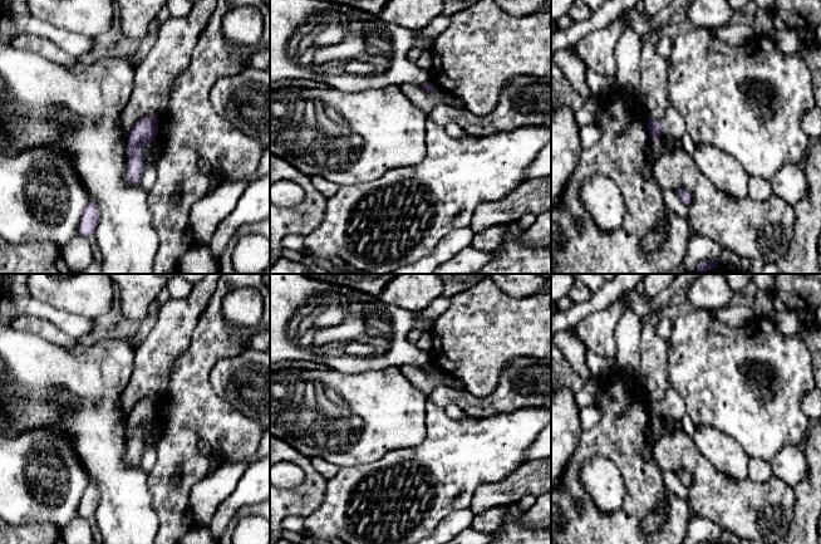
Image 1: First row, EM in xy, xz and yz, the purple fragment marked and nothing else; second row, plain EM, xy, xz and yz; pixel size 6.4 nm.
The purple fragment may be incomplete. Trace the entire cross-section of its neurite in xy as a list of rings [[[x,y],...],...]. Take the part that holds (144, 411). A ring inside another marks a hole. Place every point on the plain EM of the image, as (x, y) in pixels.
[[[142,398],[128,415],[126,461],[132,466],[139,466],[144,451],[144,432],[148,425],[154,423],[158,413],[158,401]]]

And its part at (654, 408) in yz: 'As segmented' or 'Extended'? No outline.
Extended

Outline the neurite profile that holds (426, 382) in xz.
[[[403,366],[400,371],[426,396],[428,396],[437,386],[451,387],[451,383],[454,381],[451,376],[437,369],[427,373],[422,368]]]

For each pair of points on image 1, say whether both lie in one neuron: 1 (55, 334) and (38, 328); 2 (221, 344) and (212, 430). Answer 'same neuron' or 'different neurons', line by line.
1: same neuron
2: same neuron

